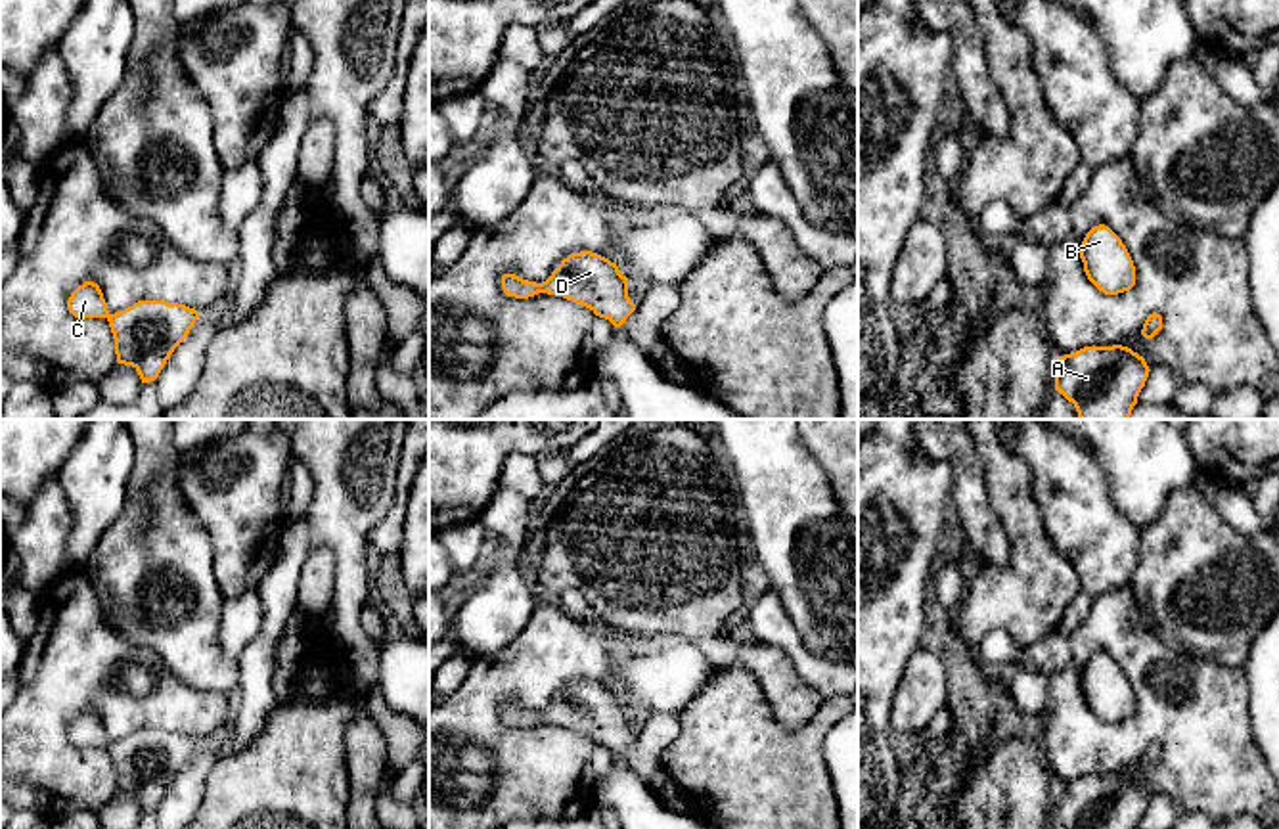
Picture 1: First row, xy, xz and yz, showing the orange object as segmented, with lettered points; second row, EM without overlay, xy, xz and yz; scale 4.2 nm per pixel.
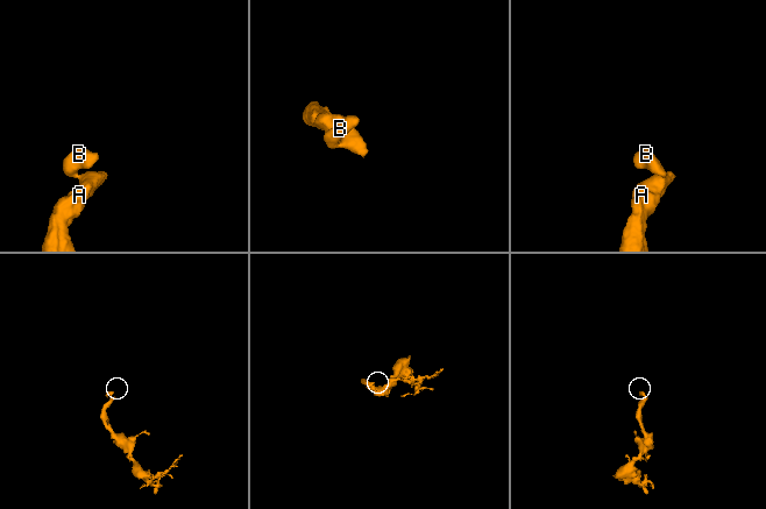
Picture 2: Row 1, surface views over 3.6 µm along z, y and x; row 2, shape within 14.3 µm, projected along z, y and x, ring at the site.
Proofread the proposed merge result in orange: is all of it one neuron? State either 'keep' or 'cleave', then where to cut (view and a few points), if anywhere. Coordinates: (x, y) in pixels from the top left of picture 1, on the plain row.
keep; no cut

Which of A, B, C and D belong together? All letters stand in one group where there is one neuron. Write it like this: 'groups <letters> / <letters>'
groups A B C D

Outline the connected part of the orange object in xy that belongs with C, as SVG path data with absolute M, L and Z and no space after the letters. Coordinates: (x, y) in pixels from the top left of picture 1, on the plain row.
M84 710L69 729L75 747L109 751L117 791L132 795L142 812L155 810L174 777L188 766L199 741L178 731L138 729L111 743L98 712Z

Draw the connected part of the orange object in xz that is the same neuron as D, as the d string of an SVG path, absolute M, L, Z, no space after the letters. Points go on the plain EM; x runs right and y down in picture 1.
M592 680L569 683L542 712L504 703L502 718L515 728L528 728L538 722L563 726L590 737L615 756L620 756L636 739L628 726L628 706L620 703L615 691Z

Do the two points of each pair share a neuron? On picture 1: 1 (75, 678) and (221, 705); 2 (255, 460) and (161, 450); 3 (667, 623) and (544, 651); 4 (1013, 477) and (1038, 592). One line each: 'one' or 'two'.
1: one
2: two
3: two
4: one

